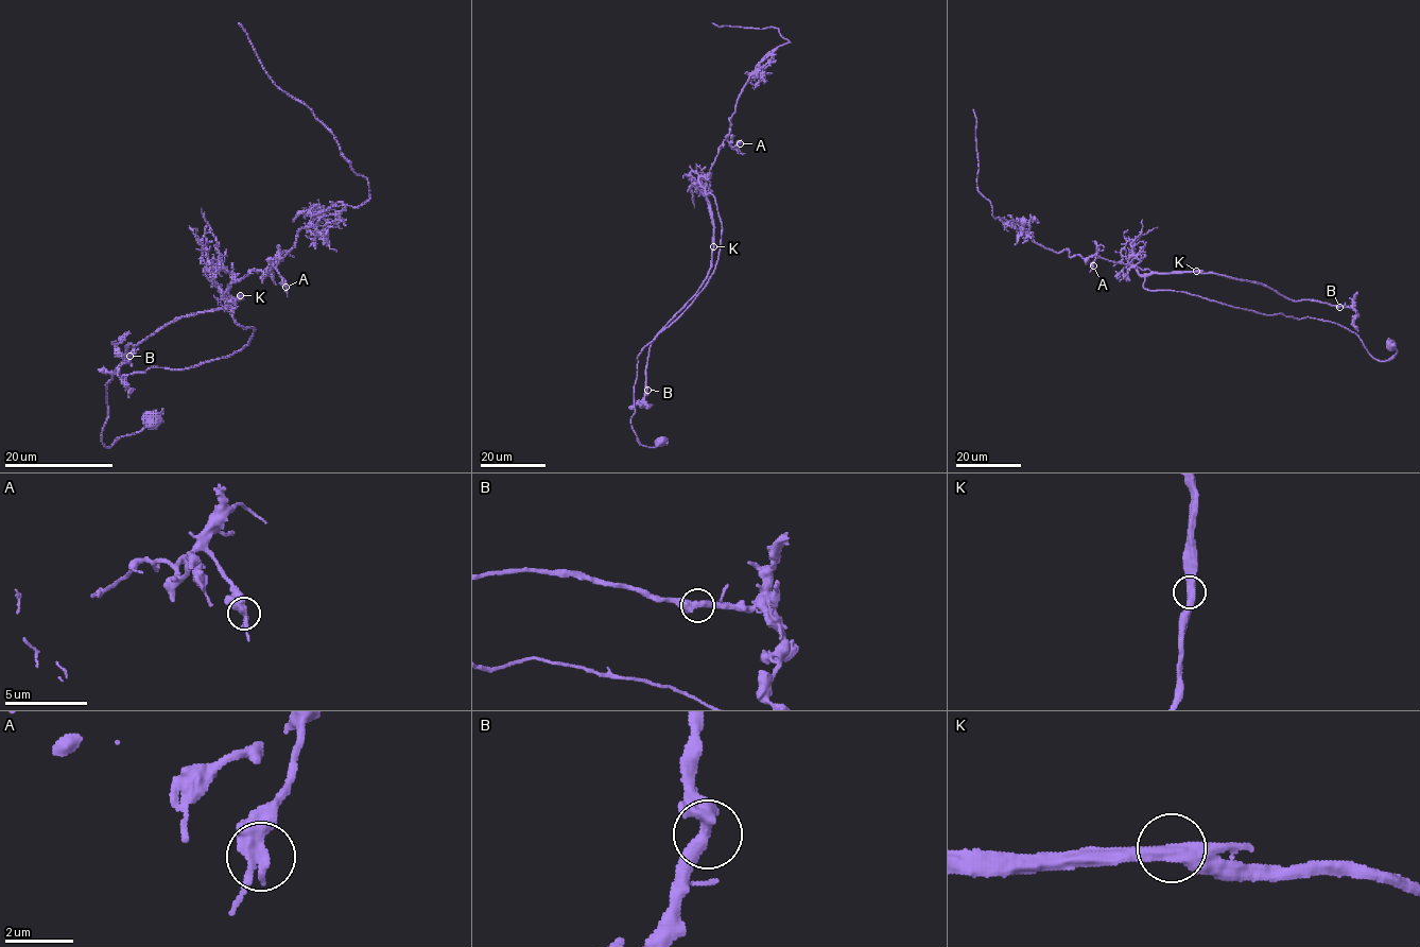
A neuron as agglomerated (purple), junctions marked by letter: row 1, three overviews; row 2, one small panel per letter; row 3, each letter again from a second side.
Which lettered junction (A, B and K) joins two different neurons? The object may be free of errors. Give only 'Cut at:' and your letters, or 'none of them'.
Cut at: K

